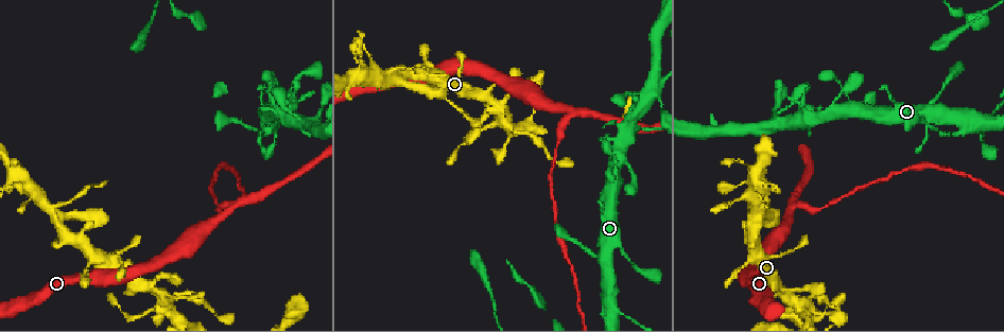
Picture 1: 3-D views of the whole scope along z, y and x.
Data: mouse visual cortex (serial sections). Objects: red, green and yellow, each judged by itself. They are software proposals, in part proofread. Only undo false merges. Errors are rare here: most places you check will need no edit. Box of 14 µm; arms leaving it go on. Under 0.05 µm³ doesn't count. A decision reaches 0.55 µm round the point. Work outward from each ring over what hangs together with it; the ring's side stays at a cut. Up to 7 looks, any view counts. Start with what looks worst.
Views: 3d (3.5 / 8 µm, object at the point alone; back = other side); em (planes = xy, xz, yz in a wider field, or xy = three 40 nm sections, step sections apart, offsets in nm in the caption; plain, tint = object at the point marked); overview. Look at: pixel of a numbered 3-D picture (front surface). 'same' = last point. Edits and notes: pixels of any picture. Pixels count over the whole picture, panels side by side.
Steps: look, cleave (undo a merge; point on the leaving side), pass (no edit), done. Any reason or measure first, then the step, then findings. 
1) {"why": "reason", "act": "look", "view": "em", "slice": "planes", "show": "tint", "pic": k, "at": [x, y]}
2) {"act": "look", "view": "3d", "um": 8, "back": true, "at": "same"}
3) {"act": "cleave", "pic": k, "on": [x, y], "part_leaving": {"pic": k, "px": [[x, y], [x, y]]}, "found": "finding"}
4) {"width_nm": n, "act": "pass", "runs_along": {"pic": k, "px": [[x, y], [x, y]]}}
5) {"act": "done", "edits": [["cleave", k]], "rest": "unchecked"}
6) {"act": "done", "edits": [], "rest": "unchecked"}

{"why": "two arms in line, one across", "act": "look", "view": "3d", "um": 3.5, "pic": 1, "at": [231, 209]}

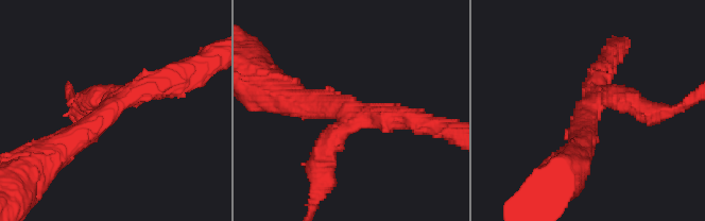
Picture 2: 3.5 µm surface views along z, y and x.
{"act": "look", "view": "em", "slice": "xy", "step": 3, "show": "tint", "pic": 2, "at": [111, 105]}

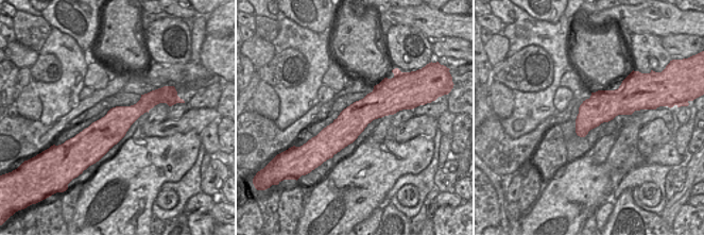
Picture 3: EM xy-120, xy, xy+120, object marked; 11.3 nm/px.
{"width_nm": 340, "act": "pass", "runs_along": {"pic": 3, "px": [[399, 106], [315, 140]]}, "found": "all the same cell"}

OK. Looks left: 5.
{"why": "abrupt turn", "act": "look", "view": "3d", "um": 3.5, "back": true, "pic": 1, "at": [843, 89]}

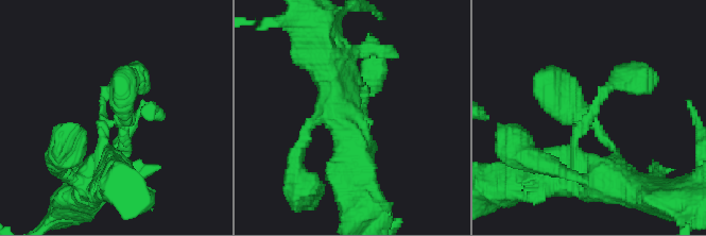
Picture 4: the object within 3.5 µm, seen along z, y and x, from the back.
{"arms": 3, "arm_widths_nm": [250, 300, 300], "why": "now the EM", "act": "look", "view": "em", "slice": "xy", "step": 3, "show": "plain", "pic": 4, "at": [103, 112]}

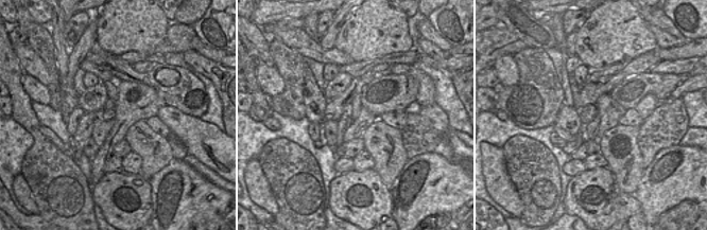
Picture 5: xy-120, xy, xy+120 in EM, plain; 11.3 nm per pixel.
{"act": "look", "view": "em", "slice": "xy", "step": 3, "show": "tint", "at": "same"}

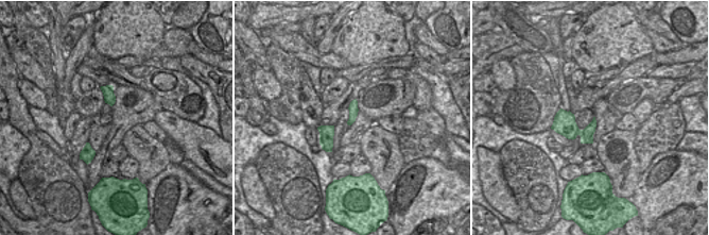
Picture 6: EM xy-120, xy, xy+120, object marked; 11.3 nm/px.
{"act": "pass", "runs_along": {"pic": 4, "px": [[114, 175], [103, 100], [136, 81]]}, "found": "continuous, no second cell"}

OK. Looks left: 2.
{"why": "narrows sharply", "act": "look", "view": "3d", "um": 3.5, "back": true, "pic": 1, "at": [521, 134]}

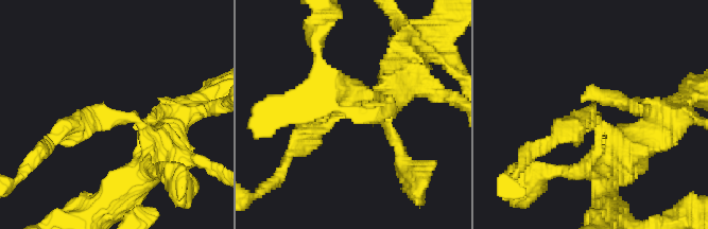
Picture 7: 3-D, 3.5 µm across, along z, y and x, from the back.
{"arm_widths_nm": [250, 300], "why": "now the EM", "act": "look", "view": "em", "slice": "xy", "step": 5, "show": "tint", "pic": 7, "at": [594, 120]}

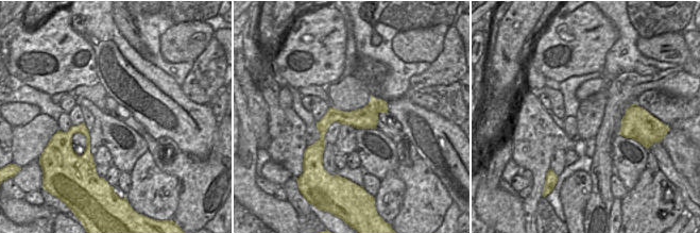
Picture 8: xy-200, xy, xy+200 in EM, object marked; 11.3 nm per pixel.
{"act": "pass", "runs_along": {"pic": 7, "px": [[402, 80], [298, 144]]}, "found": "continuous, no second cell"}

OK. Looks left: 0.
{"act": "done", "edits": [], "rest": "unchecked"}

